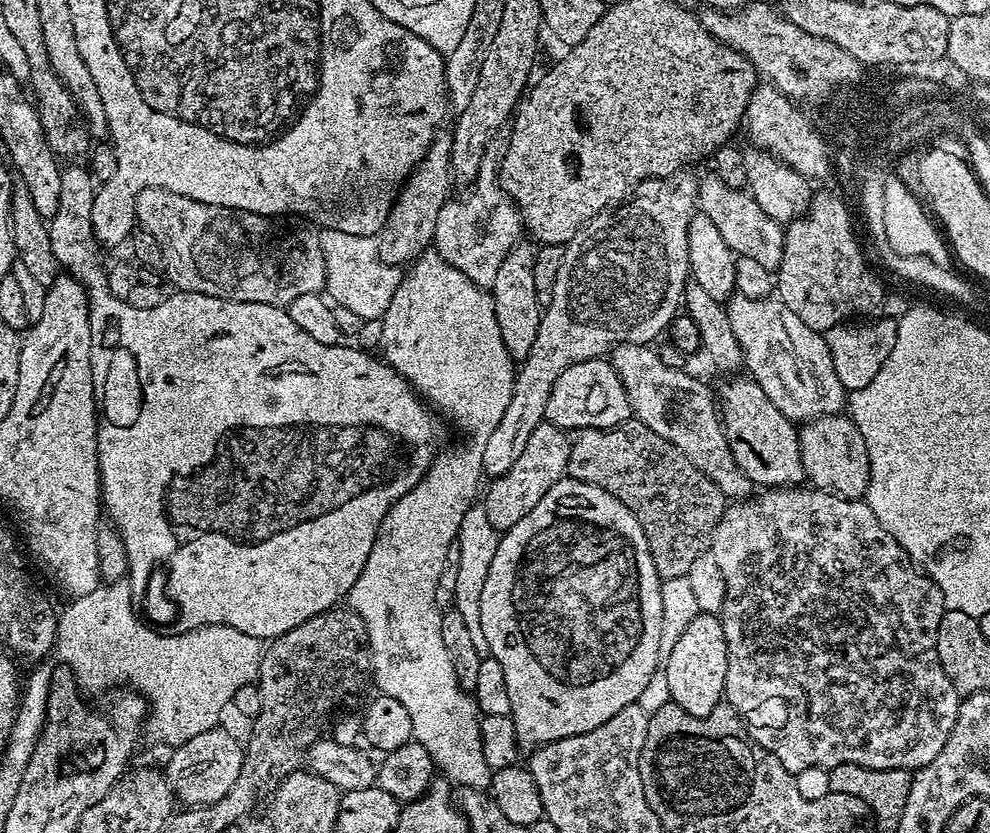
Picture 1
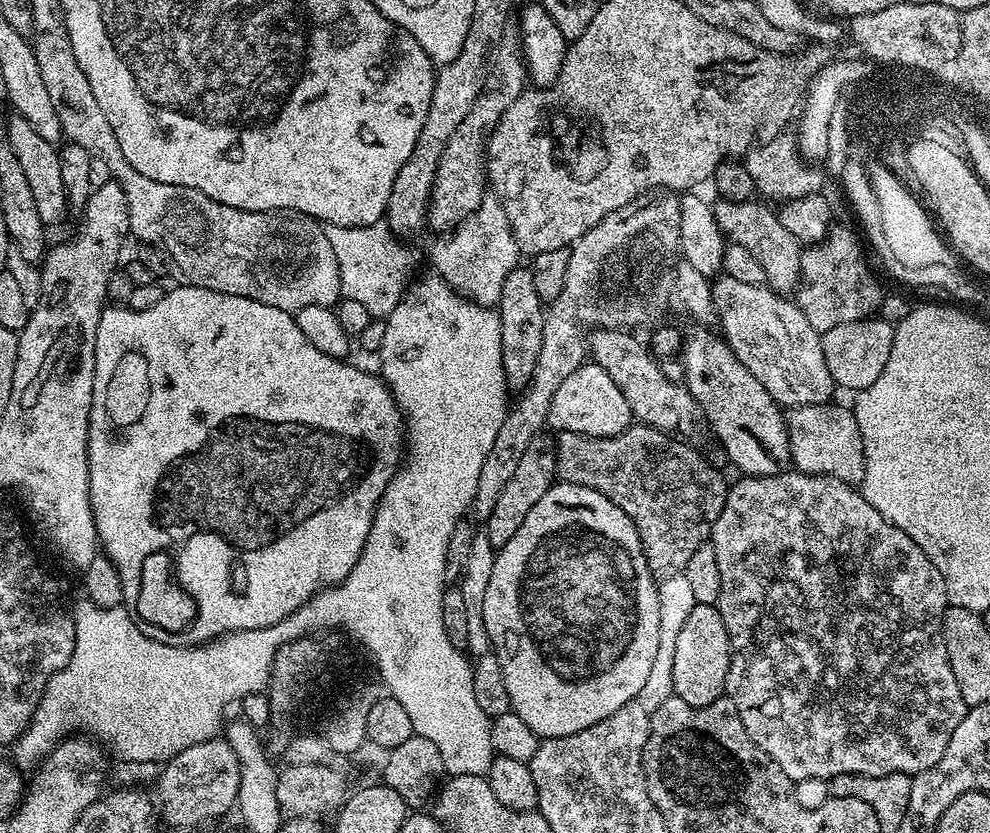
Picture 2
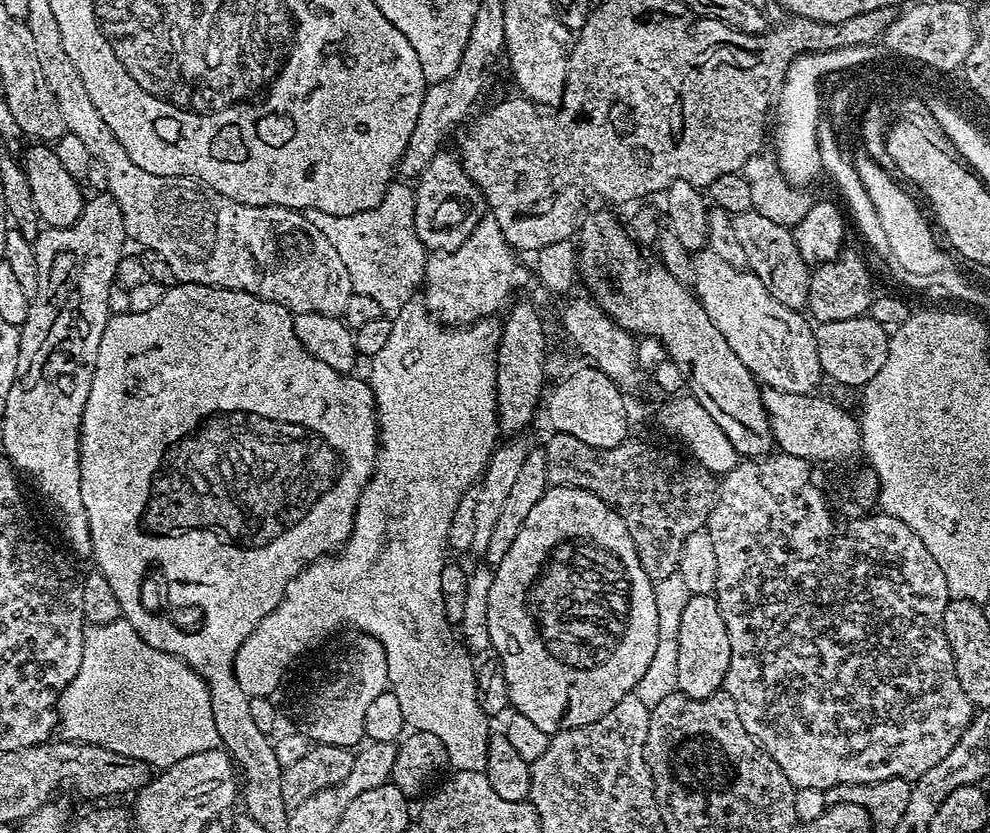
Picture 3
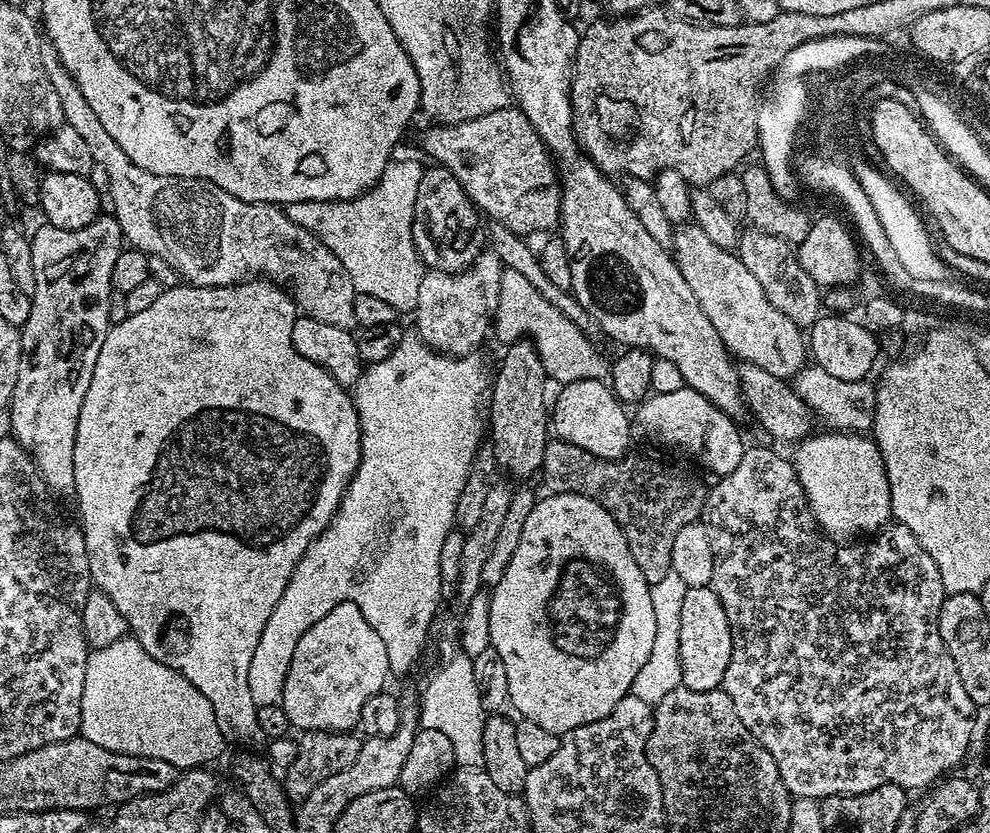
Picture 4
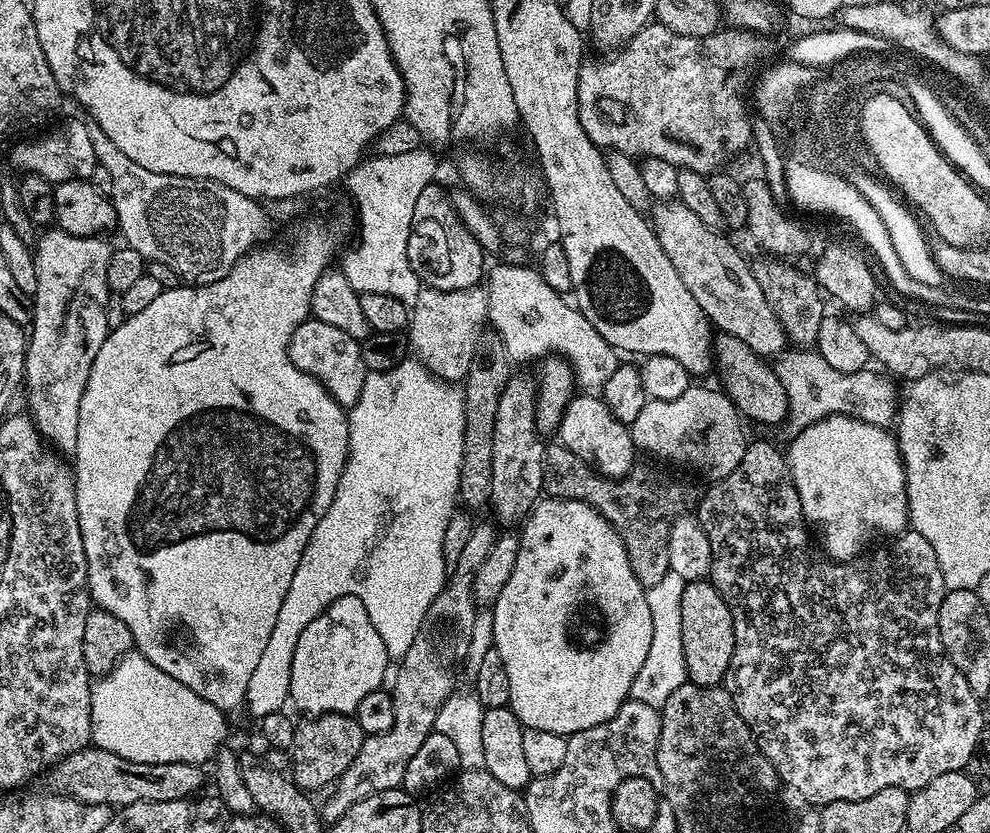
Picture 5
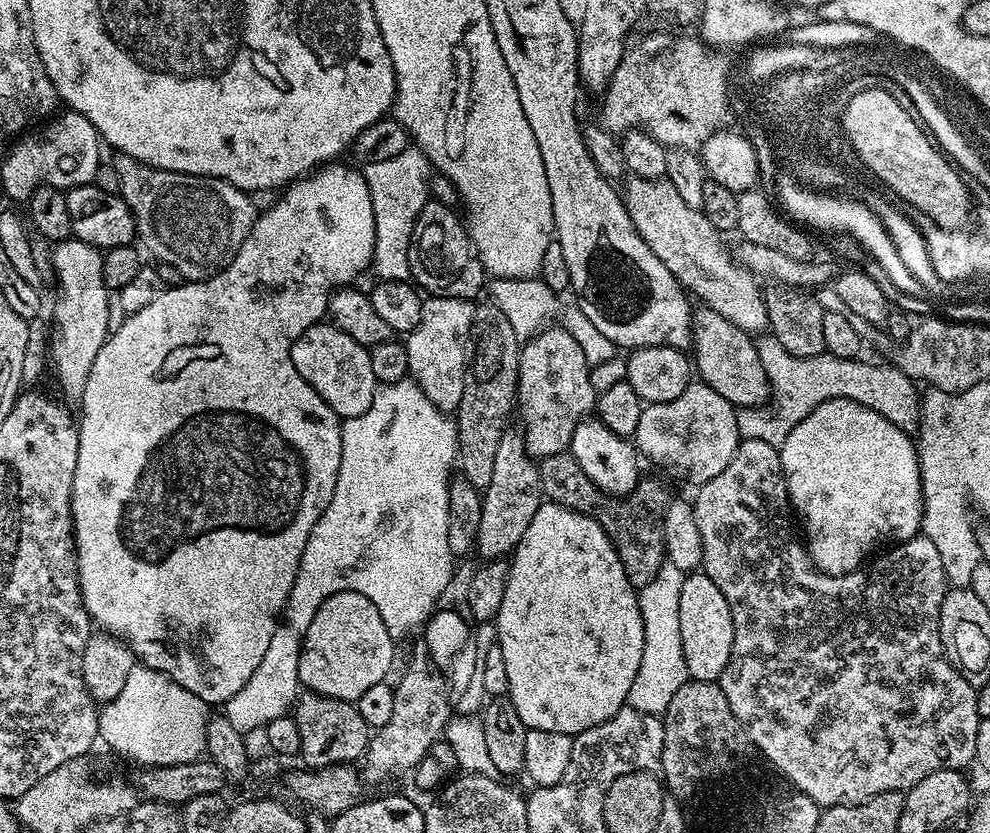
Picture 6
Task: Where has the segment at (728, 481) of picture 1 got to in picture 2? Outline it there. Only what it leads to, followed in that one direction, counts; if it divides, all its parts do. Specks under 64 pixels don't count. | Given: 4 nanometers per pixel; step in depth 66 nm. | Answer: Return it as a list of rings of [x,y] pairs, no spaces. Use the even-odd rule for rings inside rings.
[[[593,329],[586,340],[586,346],[593,360],[610,375],[614,384],[630,406],[633,417],[649,428],[658,428],[669,434],[684,434],[696,423],[701,423],[700,404],[683,383],[675,384],[662,374],[660,361],[652,355],[647,343],[638,340],[625,329]]]

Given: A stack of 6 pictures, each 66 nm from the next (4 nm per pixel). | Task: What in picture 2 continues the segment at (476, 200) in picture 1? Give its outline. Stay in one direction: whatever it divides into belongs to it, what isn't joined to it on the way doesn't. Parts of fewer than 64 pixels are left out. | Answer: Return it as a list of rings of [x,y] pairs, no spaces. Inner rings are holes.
[[[485,195],[483,202],[451,232],[436,238],[432,244],[432,264],[436,272],[457,292],[476,304],[499,305],[506,274],[517,267],[522,253],[516,243],[506,210],[495,195]]]

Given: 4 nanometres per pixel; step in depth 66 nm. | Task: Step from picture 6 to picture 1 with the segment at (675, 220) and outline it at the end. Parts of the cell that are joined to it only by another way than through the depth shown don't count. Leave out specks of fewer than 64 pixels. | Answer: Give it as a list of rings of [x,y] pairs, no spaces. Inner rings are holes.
[[[736,294],[727,301],[726,307],[734,335],[741,344],[747,375],[758,386],[762,386],[762,390],[766,390],[766,398],[770,398],[770,402],[782,410],[786,419],[807,422],[823,416],[839,416],[845,411],[846,391],[838,380],[834,359],[821,333],[810,330],[810,326],[806,326],[806,322],[802,322],[802,318],[798,318],[798,314],[794,314],[794,310],[790,310],[790,306],[786,306],[779,298],[755,300]]]

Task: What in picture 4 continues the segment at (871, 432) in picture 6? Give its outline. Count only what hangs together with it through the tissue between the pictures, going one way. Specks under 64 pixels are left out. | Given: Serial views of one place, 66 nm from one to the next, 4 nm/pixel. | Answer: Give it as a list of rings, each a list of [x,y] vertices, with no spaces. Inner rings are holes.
[[[843,430],[823,431],[817,431],[799,441],[797,448],[800,449],[797,450],[796,456],[794,455],[798,482],[802,482],[802,490],[806,494],[810,510],[816,523],[820,525],[821,532],[833,538],[848,542],[853,538],[871,537],[893,519],[890,482],[884,469],[882,454],[876,441],[867,435]]]

